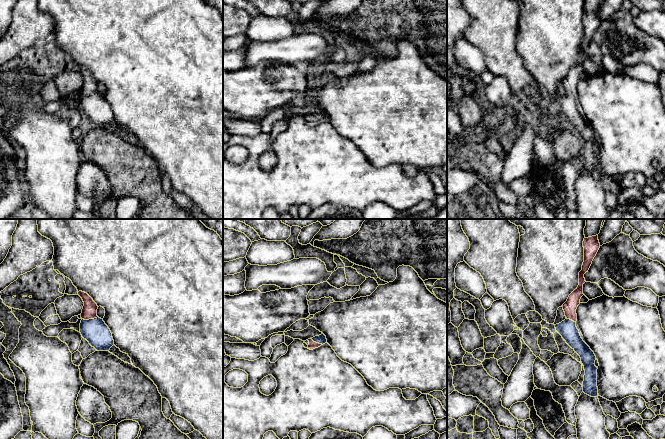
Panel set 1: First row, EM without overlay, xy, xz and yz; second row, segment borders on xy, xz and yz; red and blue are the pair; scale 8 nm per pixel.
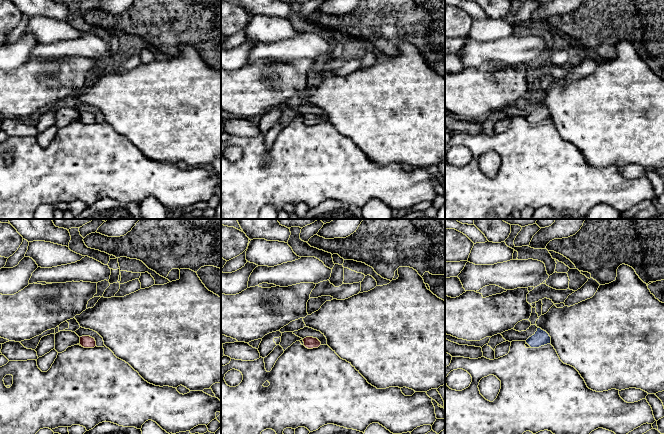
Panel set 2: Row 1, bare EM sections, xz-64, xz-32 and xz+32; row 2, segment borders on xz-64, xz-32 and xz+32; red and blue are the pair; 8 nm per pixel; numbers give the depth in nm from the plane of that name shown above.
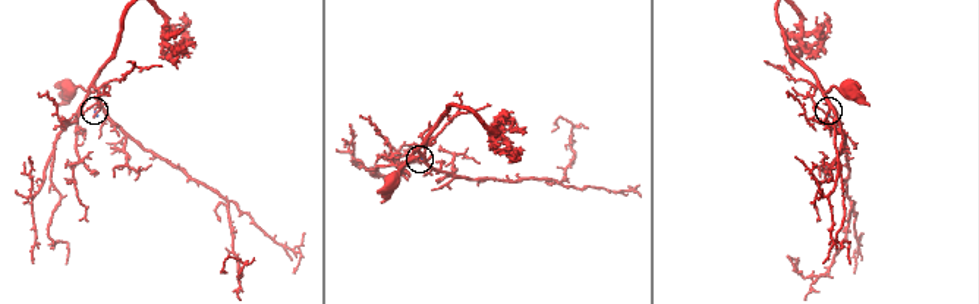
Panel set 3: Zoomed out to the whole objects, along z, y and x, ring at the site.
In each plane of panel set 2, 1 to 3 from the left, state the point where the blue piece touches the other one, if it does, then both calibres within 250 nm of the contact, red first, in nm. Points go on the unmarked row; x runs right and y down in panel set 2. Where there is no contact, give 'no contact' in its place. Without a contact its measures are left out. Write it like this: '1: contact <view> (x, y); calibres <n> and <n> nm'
1: no contact
2: no contact
3: no contact

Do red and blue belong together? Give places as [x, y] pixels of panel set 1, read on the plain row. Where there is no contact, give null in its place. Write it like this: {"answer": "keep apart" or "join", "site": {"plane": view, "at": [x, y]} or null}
{"answer": "join", "site": {"plane": "xy", "at": [89, 94]}}

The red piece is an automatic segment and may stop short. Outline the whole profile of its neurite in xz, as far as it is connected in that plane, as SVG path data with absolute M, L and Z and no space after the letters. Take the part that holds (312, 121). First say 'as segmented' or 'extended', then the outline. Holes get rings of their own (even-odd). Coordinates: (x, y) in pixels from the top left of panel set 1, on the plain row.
extended; M321 110L319 112L315 112L313 114L306 116L305 119L308 121L308 125L313 126L327 119L327 115L324 110Z

